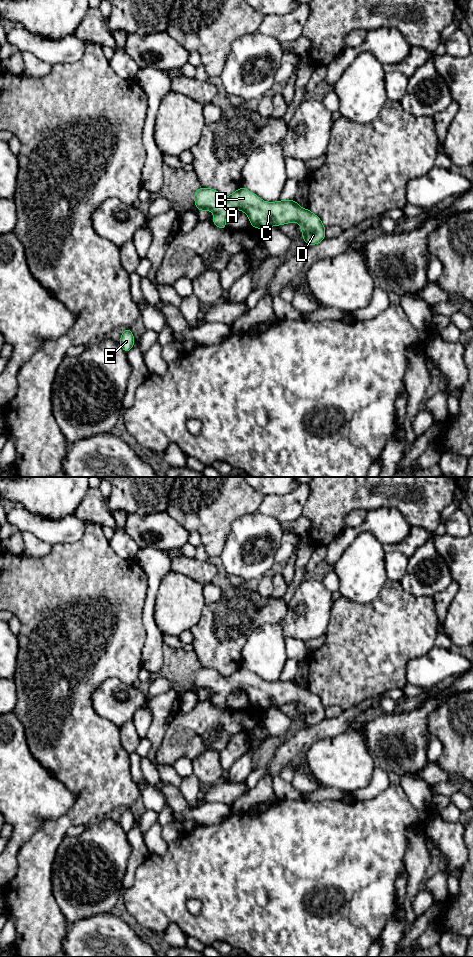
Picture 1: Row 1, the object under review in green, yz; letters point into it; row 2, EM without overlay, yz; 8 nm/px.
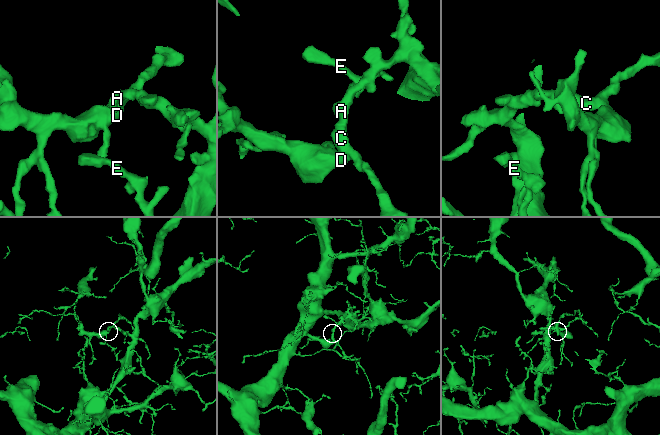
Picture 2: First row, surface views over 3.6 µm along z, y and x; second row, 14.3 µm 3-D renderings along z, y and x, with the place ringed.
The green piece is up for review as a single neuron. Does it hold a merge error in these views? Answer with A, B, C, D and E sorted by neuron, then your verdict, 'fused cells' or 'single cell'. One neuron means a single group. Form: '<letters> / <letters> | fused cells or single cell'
A B C D E | single cell

